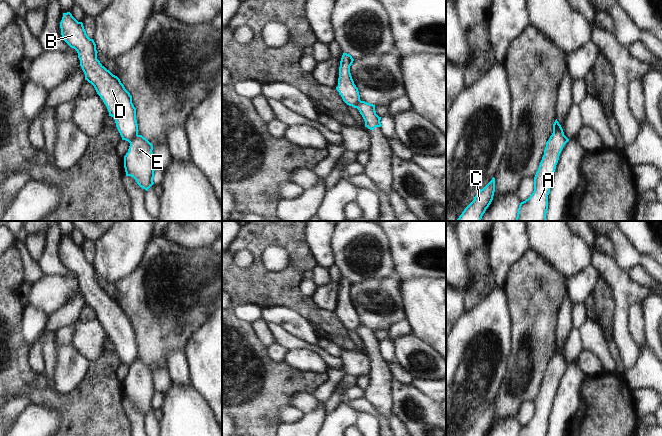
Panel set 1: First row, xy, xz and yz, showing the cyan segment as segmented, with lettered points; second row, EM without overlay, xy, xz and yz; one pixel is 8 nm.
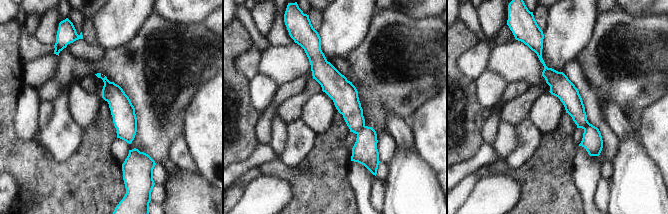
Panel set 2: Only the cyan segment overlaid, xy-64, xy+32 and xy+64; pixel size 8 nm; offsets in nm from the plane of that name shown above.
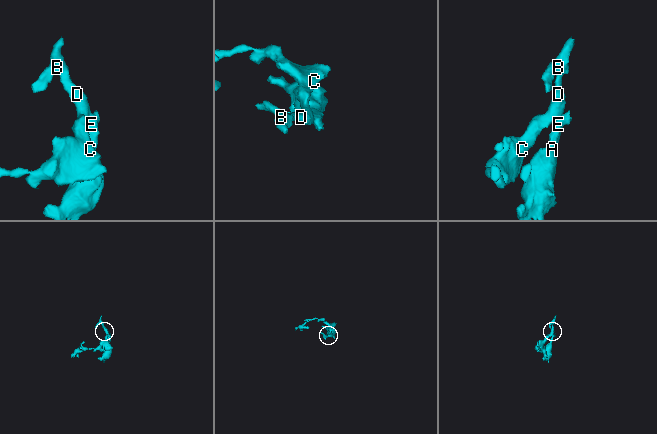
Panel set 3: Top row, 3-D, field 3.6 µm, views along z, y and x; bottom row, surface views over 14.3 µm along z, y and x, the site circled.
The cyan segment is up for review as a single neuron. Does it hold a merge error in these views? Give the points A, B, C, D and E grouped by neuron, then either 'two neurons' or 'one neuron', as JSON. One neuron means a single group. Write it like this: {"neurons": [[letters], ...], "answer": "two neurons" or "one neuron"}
{"neurons": [["A", "E"], ["B", "C", "D"]], "answer": "two neurons"}

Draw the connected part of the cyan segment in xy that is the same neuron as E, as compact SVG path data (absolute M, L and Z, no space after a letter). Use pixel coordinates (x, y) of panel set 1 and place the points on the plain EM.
M142 359L130 367L128 376L124 380L124 392L126 400L133 401L137 408L148 415L154 408L154 380L153 369Z

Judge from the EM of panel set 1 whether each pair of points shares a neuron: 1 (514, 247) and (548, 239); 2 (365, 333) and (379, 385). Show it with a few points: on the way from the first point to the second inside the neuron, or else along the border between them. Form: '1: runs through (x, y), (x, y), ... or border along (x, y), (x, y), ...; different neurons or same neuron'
1: border along (525, 231), (528, 249); different neurons
2: runs through (372, 346), (378, 359), (379, 372); same neuron

